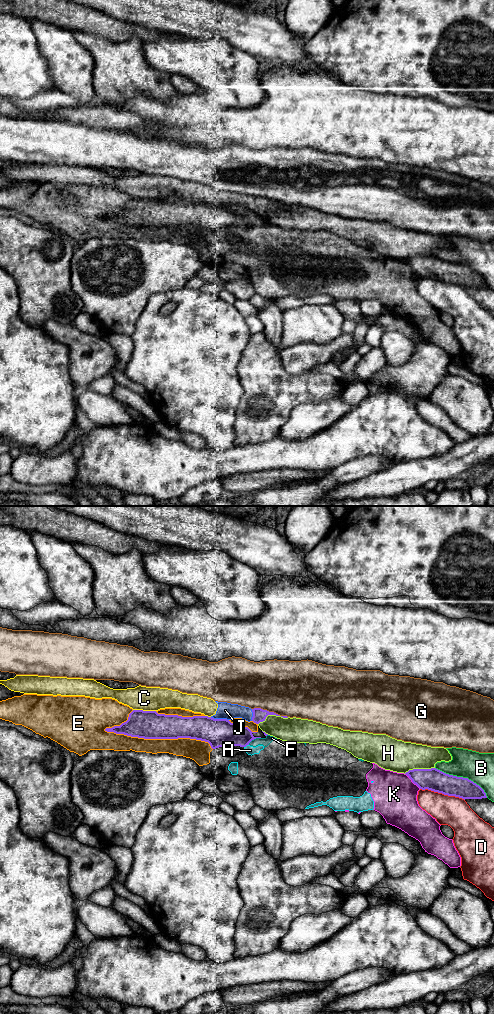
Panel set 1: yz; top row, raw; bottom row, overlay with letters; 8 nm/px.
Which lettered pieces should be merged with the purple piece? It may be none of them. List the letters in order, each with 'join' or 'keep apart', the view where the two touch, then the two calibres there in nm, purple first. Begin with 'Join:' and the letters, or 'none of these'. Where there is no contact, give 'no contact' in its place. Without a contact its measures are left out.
Join: none of these
A: keep apart; contact in yz; calibres 220 and 80 nm
B: keep apart; contact in yz; calibres 180 and 240 nm
C: keep apart; contact in yz; calibres 220 and 190 nm
D: keep apart; contact in yz; calibres 180 and 240 nm
E: keep apart; contact in yz; calibres 220 and 160 nm
F: keep apart; contact in yz; calibres 200 and 70 nm
G: keep apart; contact in yz; calibres 110 and 440 nm
H: keep apart; contact in yz; calibres 110 and 200 nm
J: keep apart; contact in yz; calibres 220 and 130 nm
K: keep apart; contact in yz; calibres 180 and 360 nm

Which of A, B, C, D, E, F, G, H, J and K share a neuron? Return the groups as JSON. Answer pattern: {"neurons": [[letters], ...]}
{"neurons": [["A", "E", "F", "K"], ["B"], ["C", "H", "J"], ["D"], ["G"]]}

